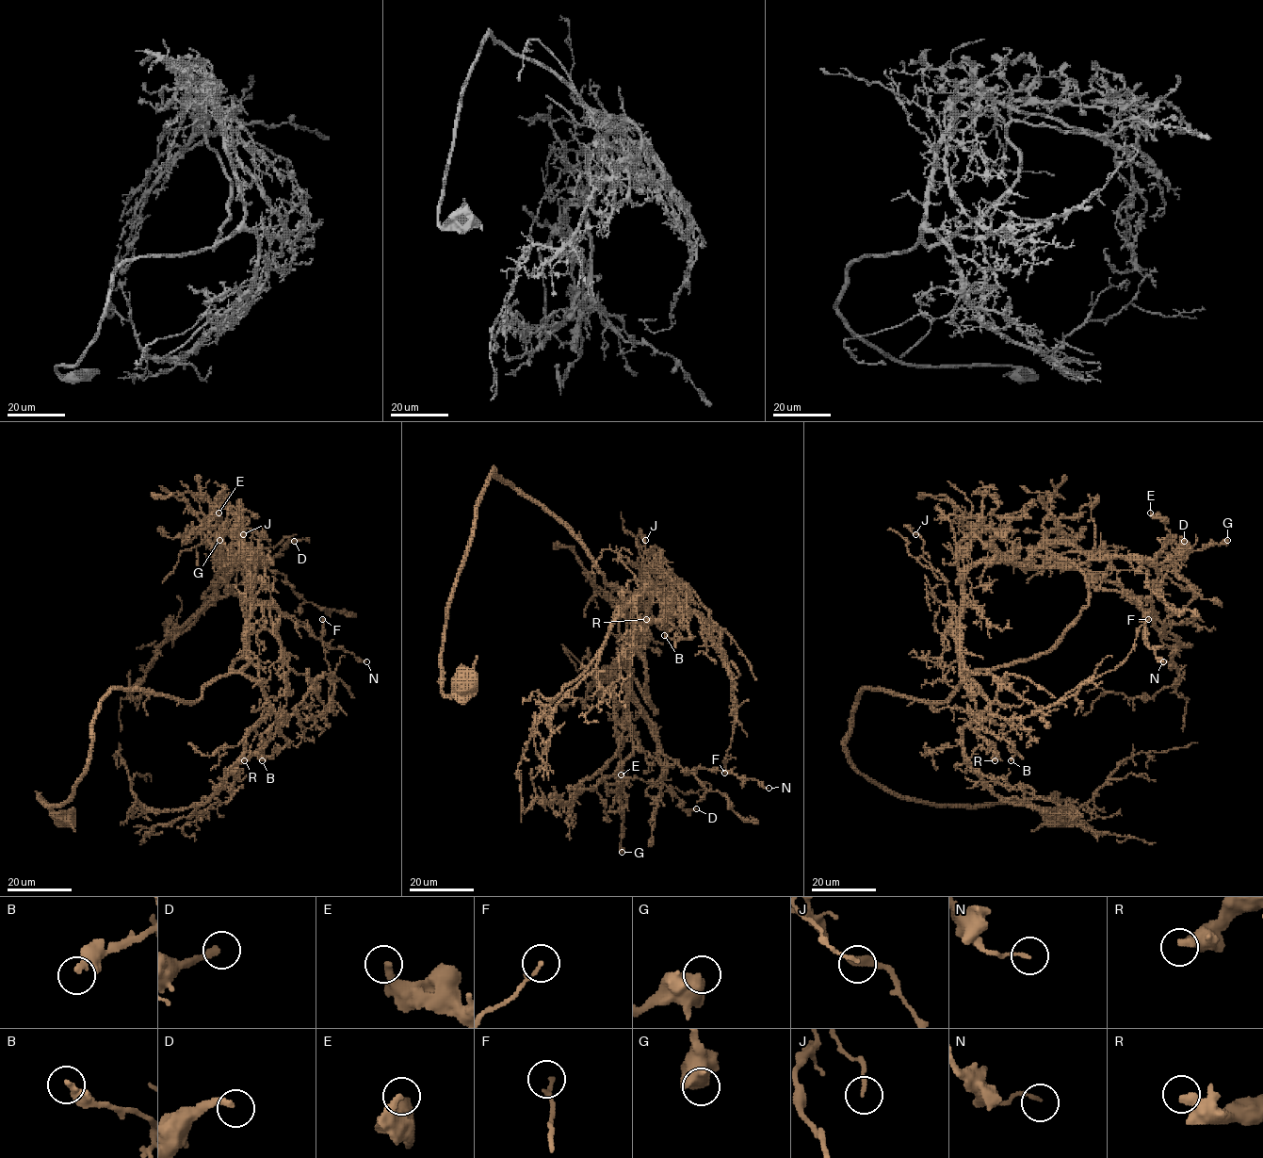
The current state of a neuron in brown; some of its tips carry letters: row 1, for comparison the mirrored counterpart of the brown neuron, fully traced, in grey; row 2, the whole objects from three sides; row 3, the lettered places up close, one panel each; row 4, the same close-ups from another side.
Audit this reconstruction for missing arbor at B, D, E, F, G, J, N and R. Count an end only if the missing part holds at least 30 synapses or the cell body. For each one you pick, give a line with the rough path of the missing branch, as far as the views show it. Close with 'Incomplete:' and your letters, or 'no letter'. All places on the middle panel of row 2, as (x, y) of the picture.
Incomplete: no letter

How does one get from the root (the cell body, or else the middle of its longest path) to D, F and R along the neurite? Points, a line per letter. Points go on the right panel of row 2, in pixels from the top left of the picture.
D: (1059, 818), (1070, 800), (879, 788), (847, 749), (856, 698), (947, 698), (986, 560), (1163, 563), (1184, 541)
F: (1059, 818), (1070, 800), (879, 788), (847, 749), (856, 698), (946, 701), (968, 674), (1025, 718), (1148, 619)
R: (1059, 818), (1070, 800), (936, 806), (879, 788), (847, 749), (856, 698), (946, 701), (968, 674), (995, 760)

